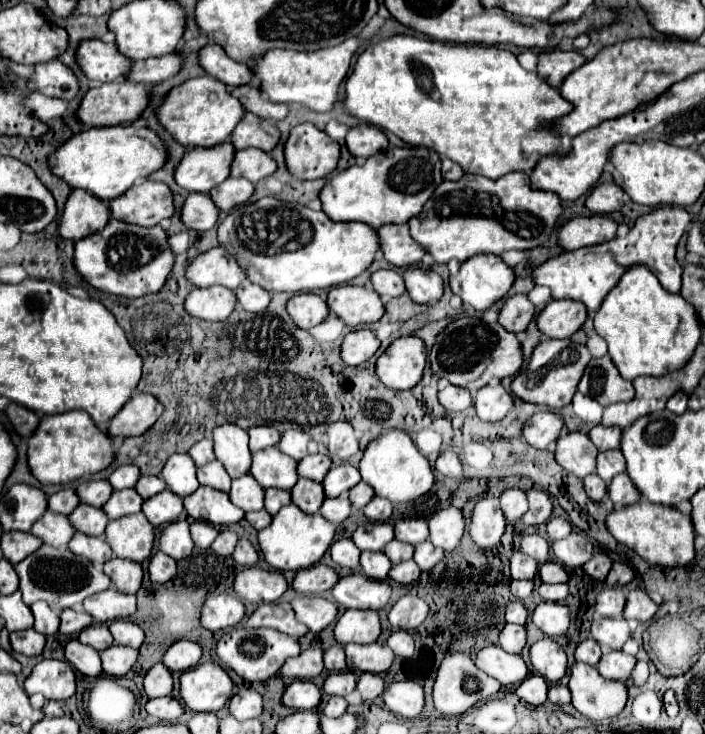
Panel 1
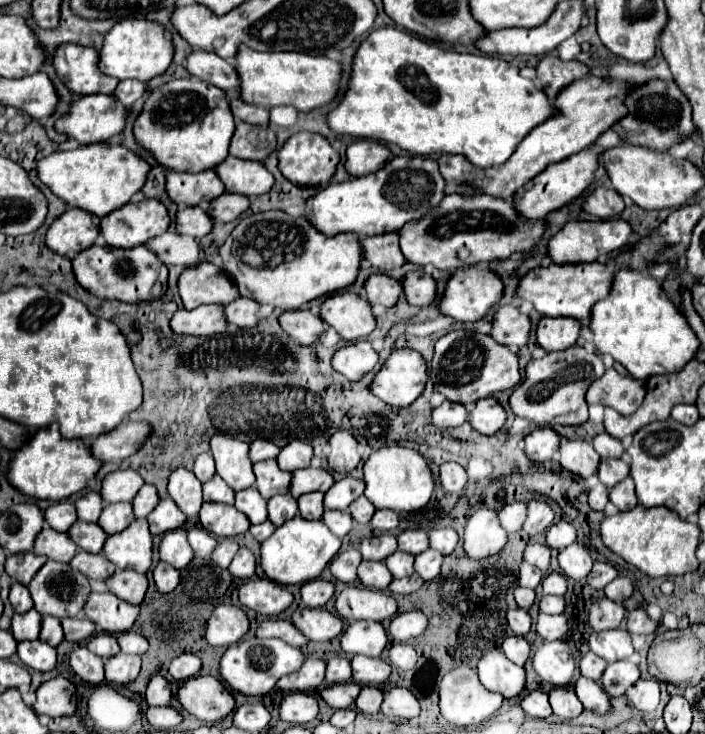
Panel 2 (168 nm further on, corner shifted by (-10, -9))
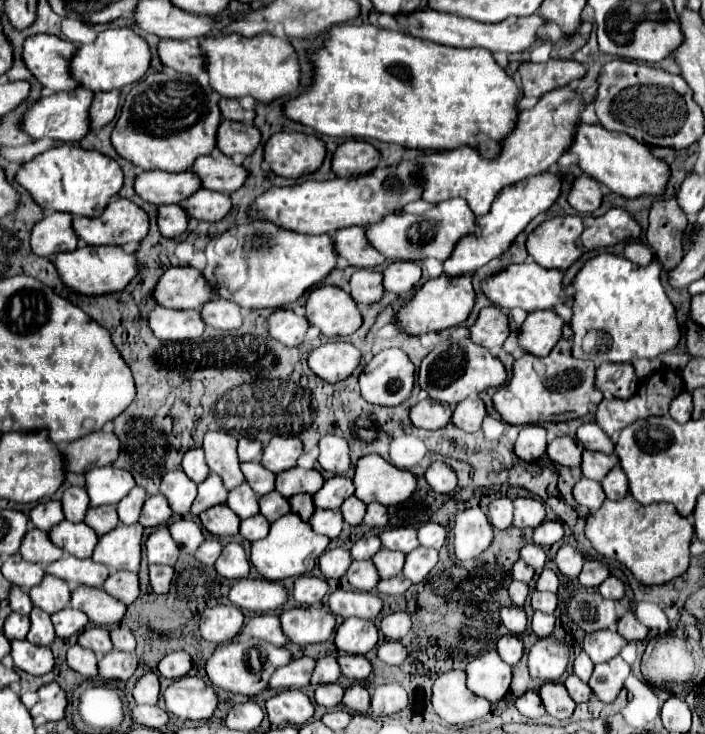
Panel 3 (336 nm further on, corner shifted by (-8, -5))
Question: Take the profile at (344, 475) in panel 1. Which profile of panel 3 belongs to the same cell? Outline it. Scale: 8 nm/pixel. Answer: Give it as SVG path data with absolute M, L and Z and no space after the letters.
M332 476L314 494L314 504L318 508L340 508L346 498L354 494L354 482L348 476Z

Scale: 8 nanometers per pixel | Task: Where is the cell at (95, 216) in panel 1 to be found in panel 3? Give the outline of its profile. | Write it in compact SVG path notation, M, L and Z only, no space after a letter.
M50 212L30 234L30 246L40 256L56 256L60 252L76 250L78 236L72 228L72 214Z

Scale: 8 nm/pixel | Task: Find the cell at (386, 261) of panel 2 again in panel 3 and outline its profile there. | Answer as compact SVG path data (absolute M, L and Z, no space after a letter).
M360 226L336 230L332 238L338 256L346 258L356 268L376 268L386 262L386 258L368 242L366 230Z

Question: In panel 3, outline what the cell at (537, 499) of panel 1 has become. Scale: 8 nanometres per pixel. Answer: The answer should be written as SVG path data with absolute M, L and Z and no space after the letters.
M516 498L514 500L514 526L516 528L536 528L546 518L546 508L540 500L534 498Z

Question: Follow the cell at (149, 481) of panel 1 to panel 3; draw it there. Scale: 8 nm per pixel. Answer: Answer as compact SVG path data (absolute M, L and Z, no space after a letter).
M136 486L118 502L118 518L122 524L136 524L142 512L142 506L146 502L148 494L142 486Z

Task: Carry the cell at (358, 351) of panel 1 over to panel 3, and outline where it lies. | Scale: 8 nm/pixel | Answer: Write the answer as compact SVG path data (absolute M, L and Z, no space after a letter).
M328 342L310 352L308 366L328 382L346 380L360 366L360 350L352 342Z

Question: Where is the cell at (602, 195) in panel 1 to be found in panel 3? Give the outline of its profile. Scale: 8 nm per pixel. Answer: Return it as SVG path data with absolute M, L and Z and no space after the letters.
M580 176L568 196L568 202L572 208L576 208L578 212L584 214L592 214L602 206L602 190L600 190L600 182L596 182L590 176Z

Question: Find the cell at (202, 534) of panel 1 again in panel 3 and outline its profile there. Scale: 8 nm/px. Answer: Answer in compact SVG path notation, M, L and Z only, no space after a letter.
M176 520L168 528L172 530L172 538L176 538L180 548L188 554L194 554L198 550L198 546L206 540L200 524L194 520Z

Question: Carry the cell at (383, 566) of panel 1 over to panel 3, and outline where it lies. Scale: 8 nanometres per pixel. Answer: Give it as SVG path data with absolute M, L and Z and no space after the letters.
M354 560L346 578L356 590L362 590L362 592L376 590L376 586L380 582L380 574L372 560Z

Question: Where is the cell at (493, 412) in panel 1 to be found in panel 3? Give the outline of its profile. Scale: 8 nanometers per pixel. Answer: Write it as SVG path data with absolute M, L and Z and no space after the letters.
M466 398L464 402L456 404L454 414L452 414L452 422L454 426L458 426L464 432L478 432L482 428L482 420L486 418L486 404L478 398Z

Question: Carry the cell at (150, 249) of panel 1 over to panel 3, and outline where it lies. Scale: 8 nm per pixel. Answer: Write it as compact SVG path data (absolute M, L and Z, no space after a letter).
M82 246L72 252L58 254L54 264L66 286L88 296L120 292L140 274L140 264L136 256L124 252L120 246Z

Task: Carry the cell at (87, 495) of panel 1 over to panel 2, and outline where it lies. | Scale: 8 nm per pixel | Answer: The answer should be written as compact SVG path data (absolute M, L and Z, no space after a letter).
M88 492L84 496L80 496L76 502L76 512L78 512L78 520L82 522L96 522L100 512L102 512L102 496L98 492Z

